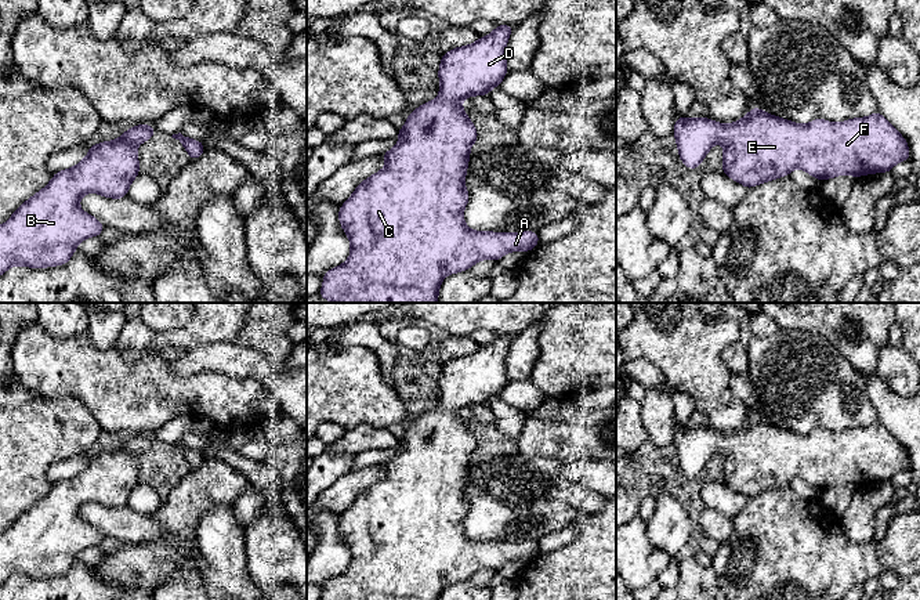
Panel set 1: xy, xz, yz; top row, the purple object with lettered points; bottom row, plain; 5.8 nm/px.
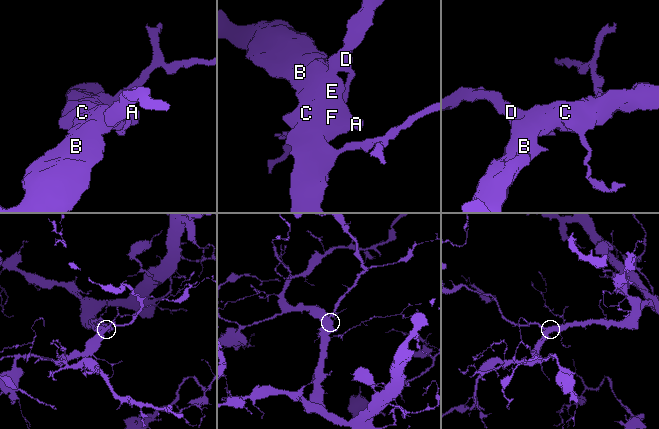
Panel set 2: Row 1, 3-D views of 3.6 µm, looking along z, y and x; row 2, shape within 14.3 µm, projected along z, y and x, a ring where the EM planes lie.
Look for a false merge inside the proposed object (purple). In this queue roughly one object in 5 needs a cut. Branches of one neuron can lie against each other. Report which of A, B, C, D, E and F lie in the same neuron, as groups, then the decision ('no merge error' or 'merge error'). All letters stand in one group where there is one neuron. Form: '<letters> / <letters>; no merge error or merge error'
A B C D E F; no merge error

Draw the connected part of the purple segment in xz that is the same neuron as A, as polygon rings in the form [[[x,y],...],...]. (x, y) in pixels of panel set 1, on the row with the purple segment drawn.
[[[497,25],[496,29],[483,37],[479,37],[475,43],[470,46],[456,47],[442,55],[442,61],[438,71],[438,77],[441,80],[439,93],[441,95],[432,101],[423,104],[421,106],[416,108],[410,112],[409,118],[406,119],[406,124],[399,129],[398,138],[399,142],[385,153],[380,156],[387,160],[387,165],[383,170],[374,173],[369,178],[363,180],[354,194],[345,200],[338,212],[338,221],[351,242],[351,254],[345,263],[338,267],[330,268],[323,275],[322,289],[319,292],[320,297],[325,300],[330,300],[333,303],[438,303],[438,292],[442,279],[446,275],[461,272],[464,270],[471,270],[471,267],[479,260],[493,260],[497,261],[508,252],[528,252],[533,250],[539,245],[539,235],[535,231],[524,231],[524,232],[490,232],[490,231],[471,231],[463,218],[464,207],[468,205],[468,191],[464,185],[466,173],[468,169],[468,159],[470,159],[470,148],[472,144],[477,142],[478,130],[474,127],[471,119],[463,111],[461,101],[466,97],[474,95],[488,95],[489,90],[493,87],[500,86],[501,80],[504,79],[507,69],[507,57],[506,57],[506,47],[508,37],[512,32],[512,25]]]

